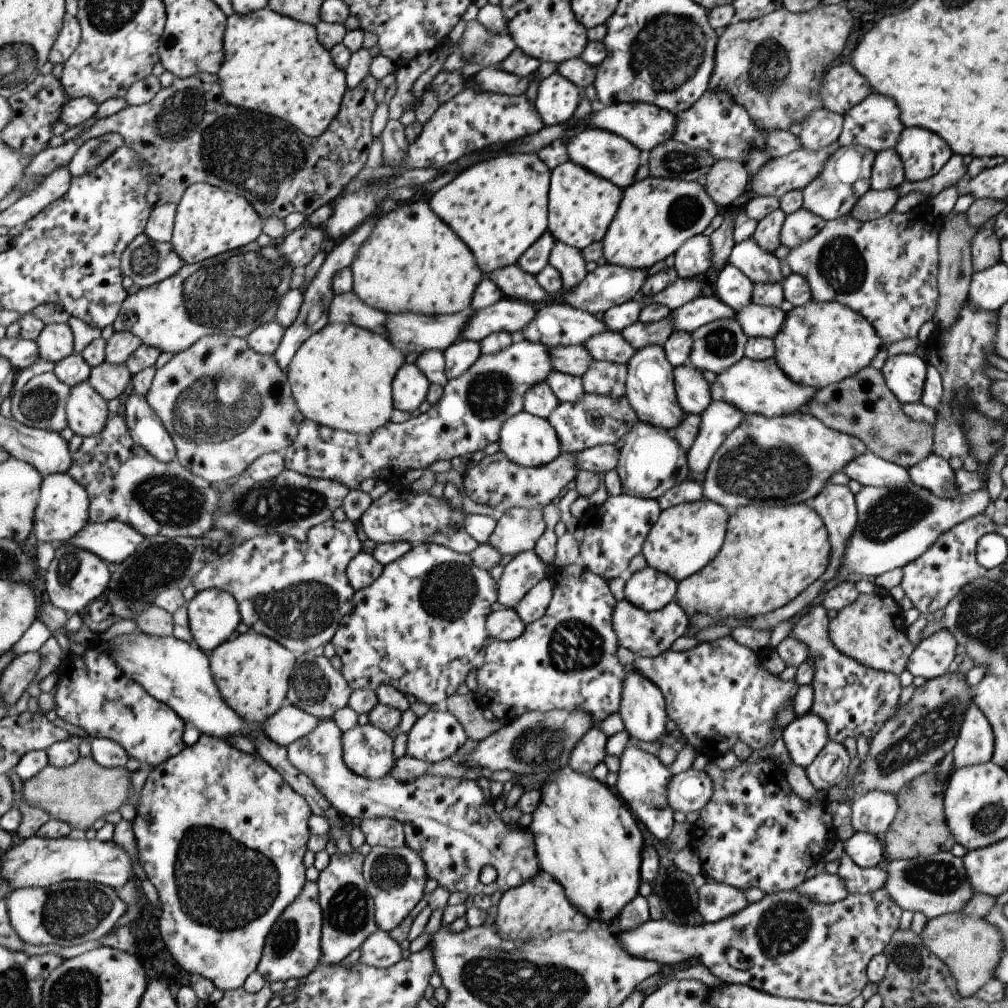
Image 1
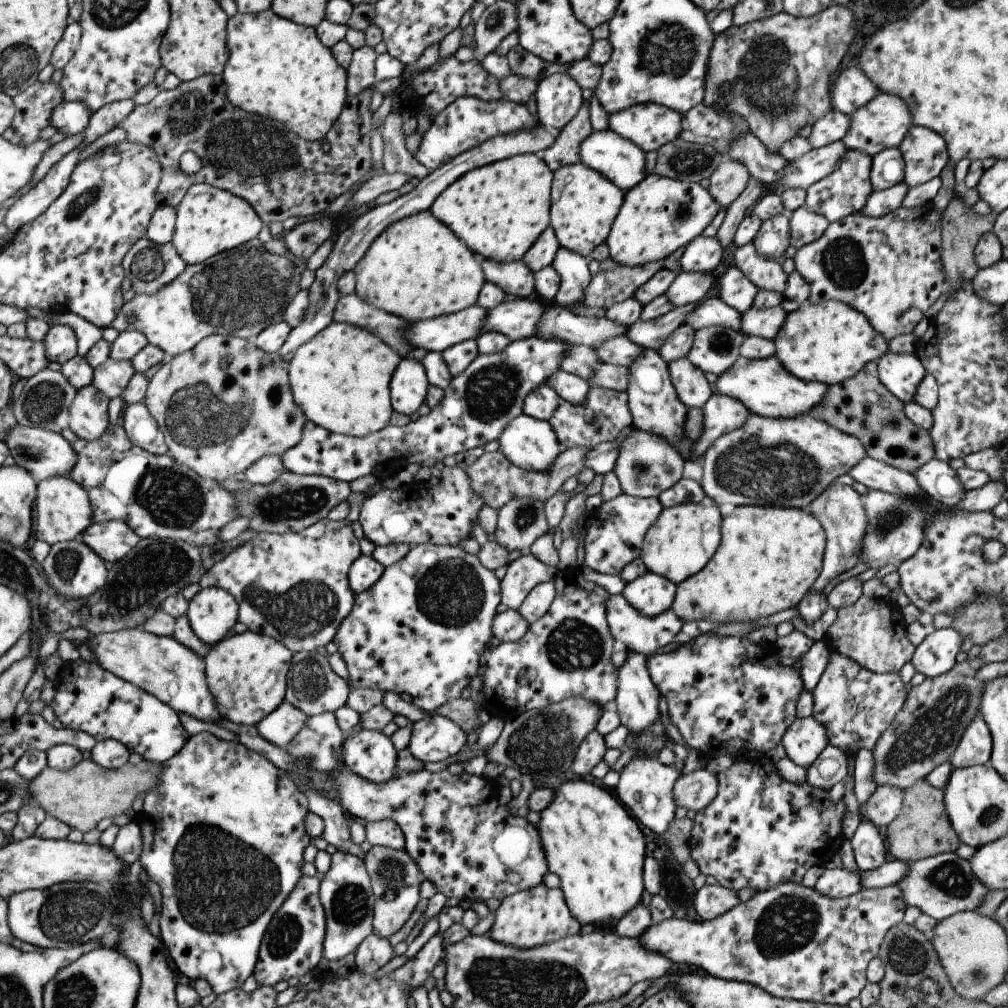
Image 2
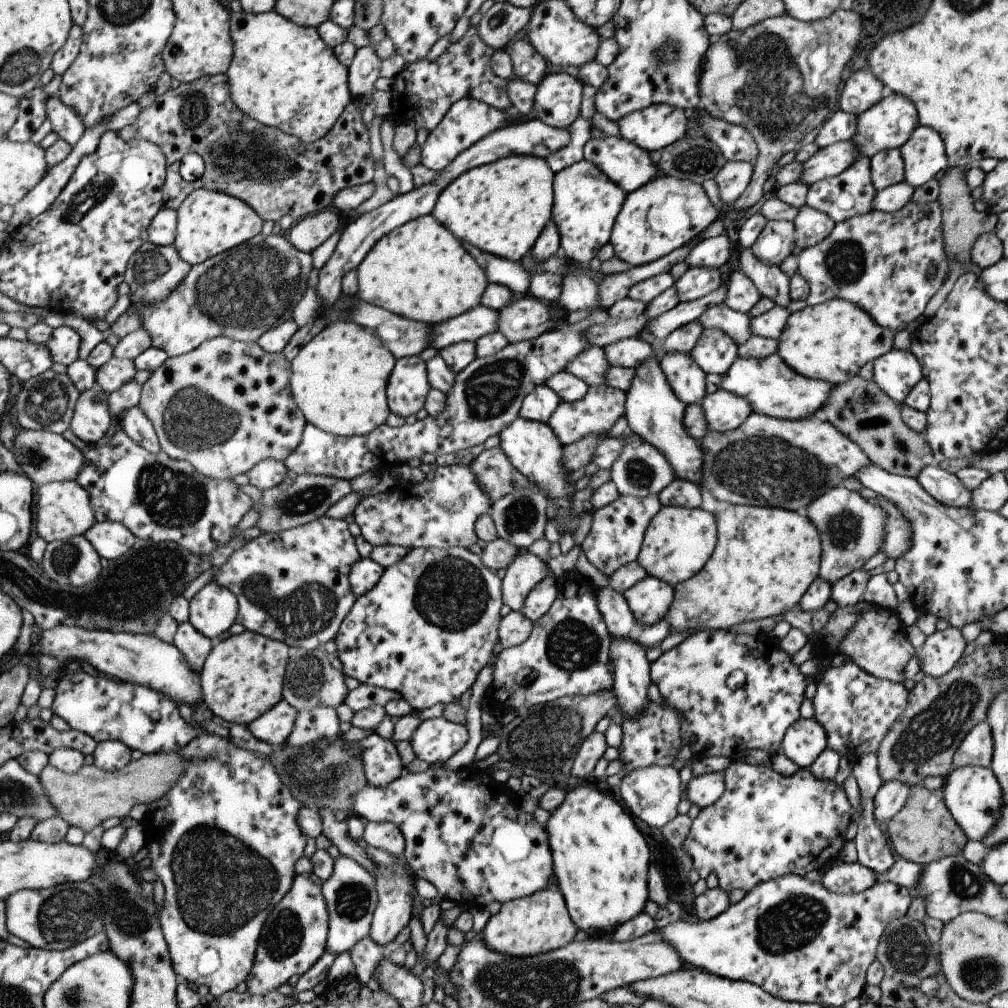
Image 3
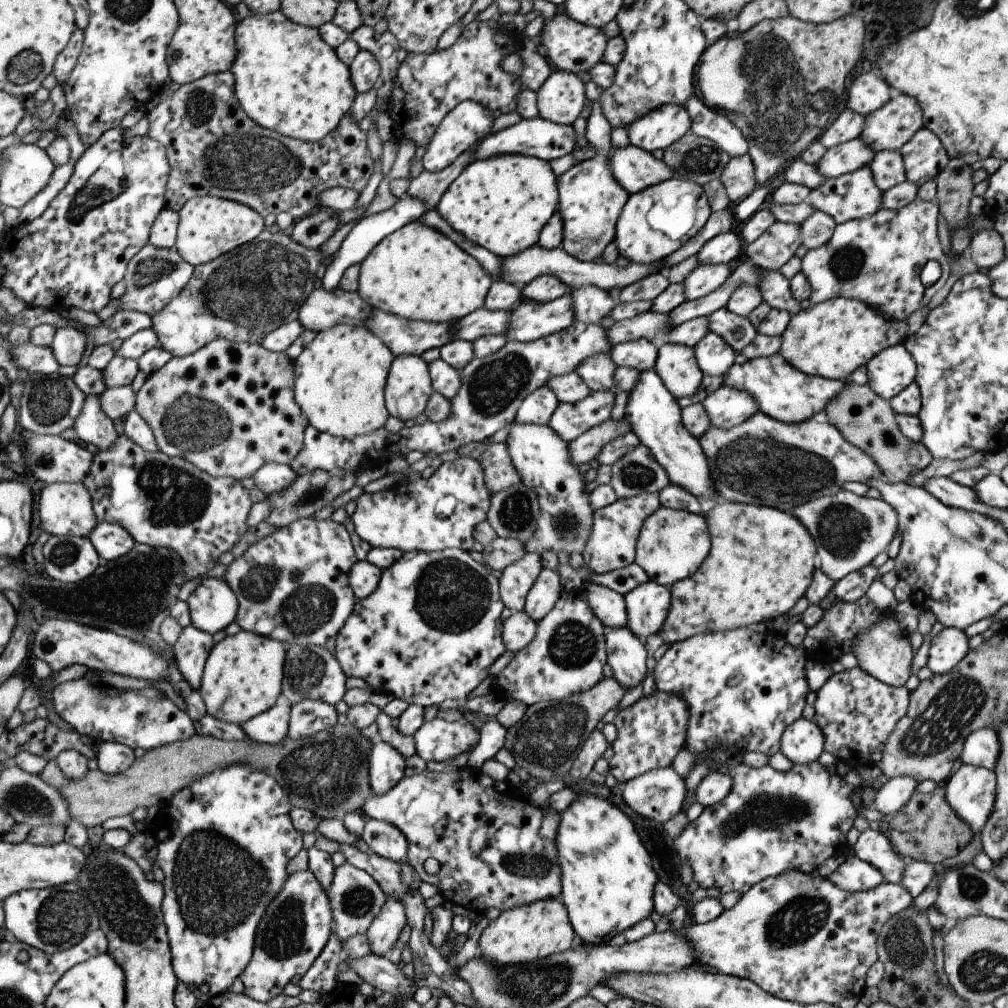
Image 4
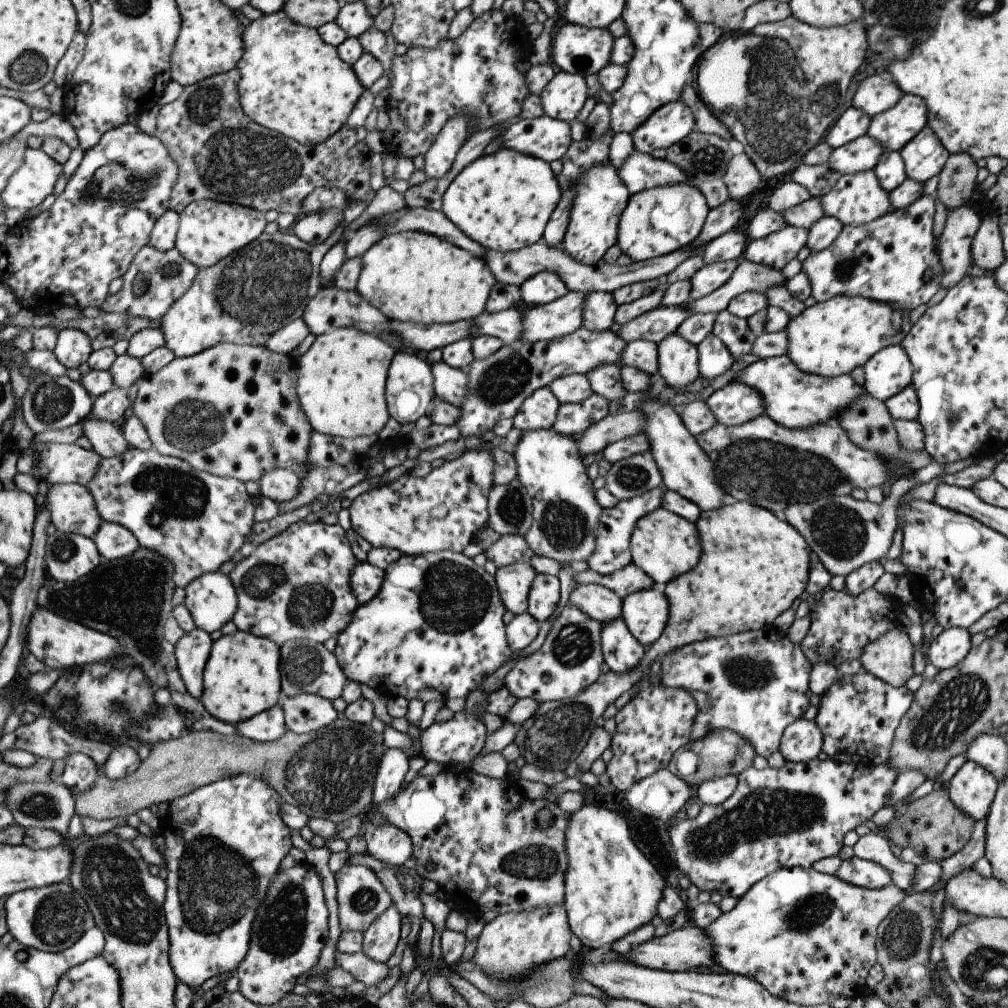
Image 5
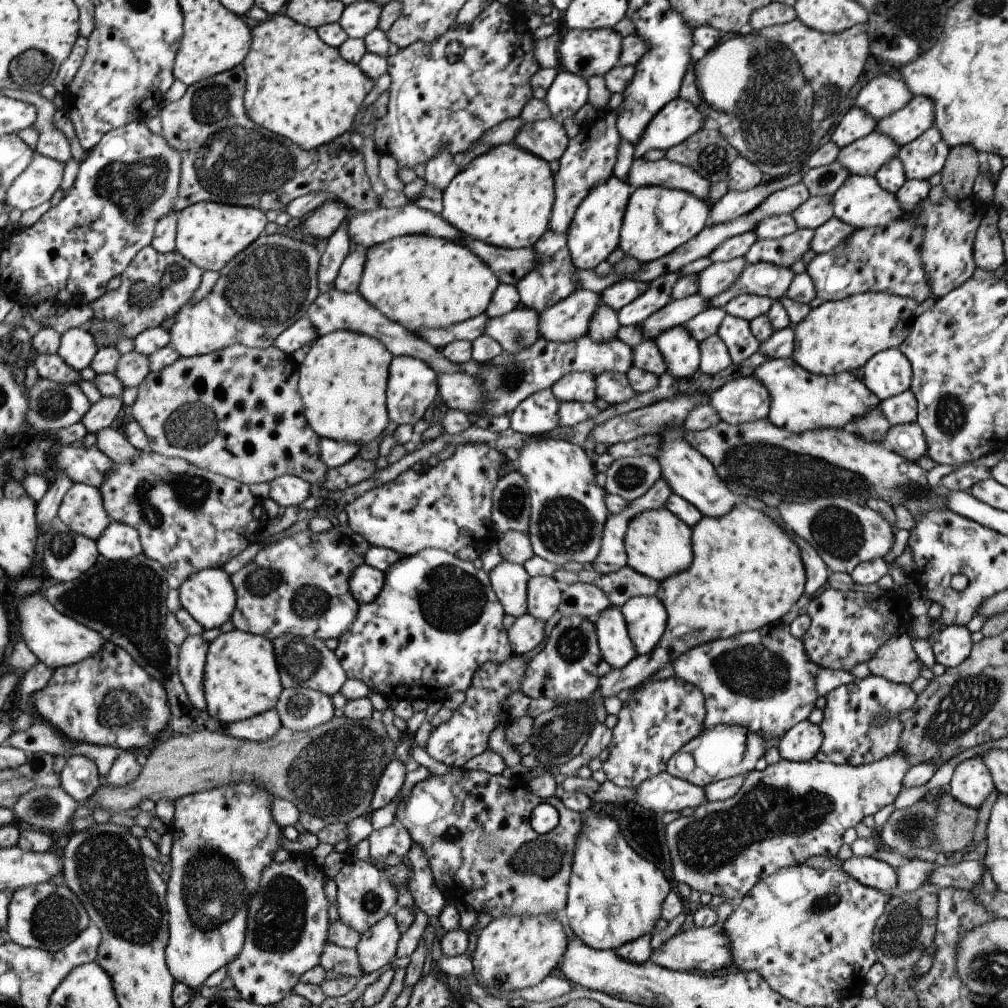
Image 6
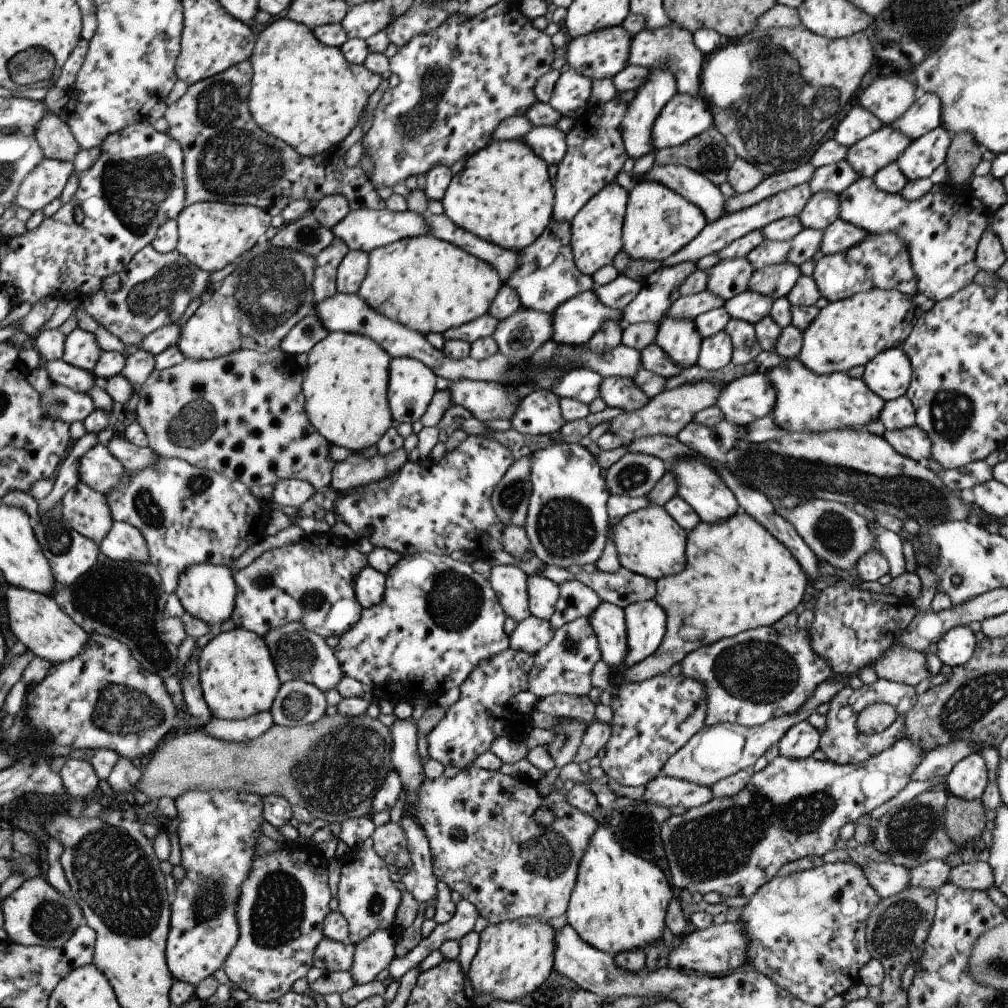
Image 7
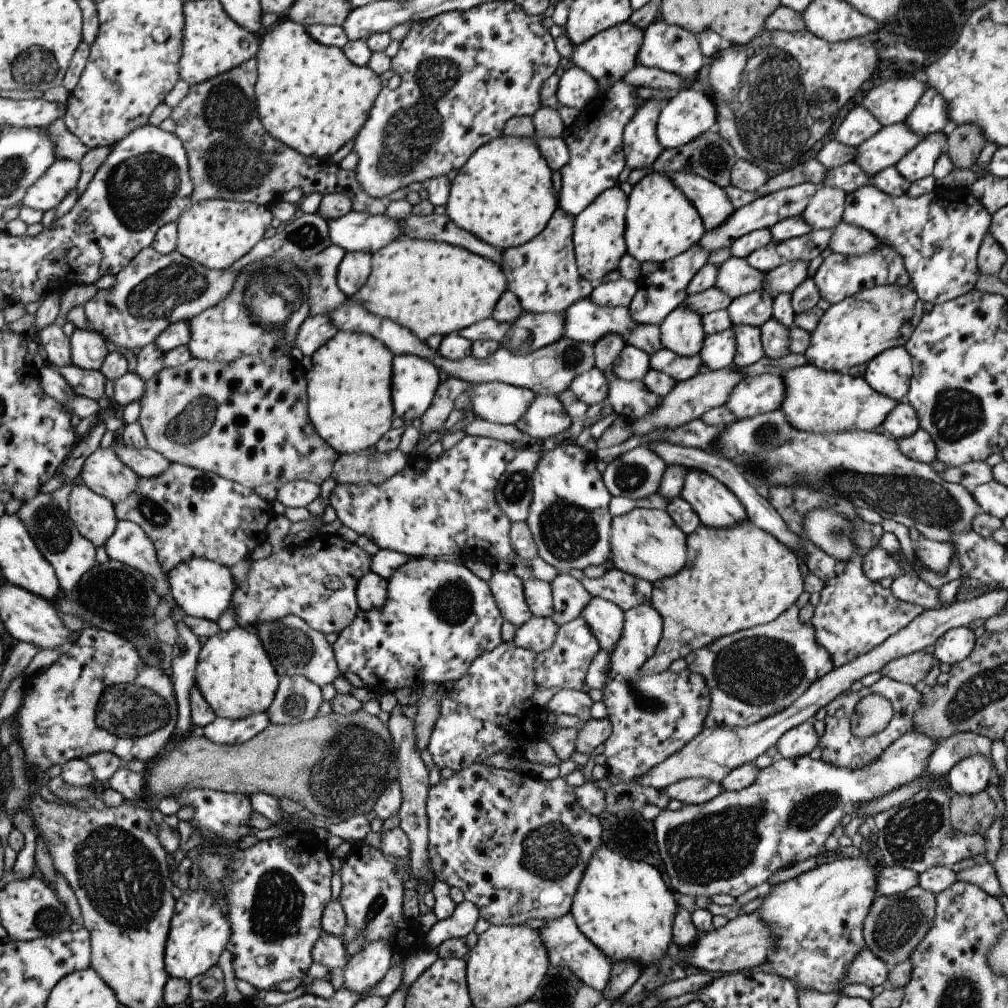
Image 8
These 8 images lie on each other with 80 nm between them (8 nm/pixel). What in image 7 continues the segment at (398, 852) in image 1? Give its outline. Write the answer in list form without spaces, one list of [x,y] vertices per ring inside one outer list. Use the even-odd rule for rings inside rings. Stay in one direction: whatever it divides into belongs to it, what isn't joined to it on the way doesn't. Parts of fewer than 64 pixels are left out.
[[[389,929],[374,930],[354,944],[354,955],[348,972],[355,985],[371,982],[383,968],[391,966],[395,939]]]

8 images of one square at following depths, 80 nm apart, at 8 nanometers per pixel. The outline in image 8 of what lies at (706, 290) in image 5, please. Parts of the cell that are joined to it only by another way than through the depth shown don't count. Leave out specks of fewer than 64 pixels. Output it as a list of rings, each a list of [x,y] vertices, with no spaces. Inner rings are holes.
[[[729,257],[718,266],[713,287],[734,299],[753,291],[761,291],[765,286],[761,271],[751,268],[744,258]]]

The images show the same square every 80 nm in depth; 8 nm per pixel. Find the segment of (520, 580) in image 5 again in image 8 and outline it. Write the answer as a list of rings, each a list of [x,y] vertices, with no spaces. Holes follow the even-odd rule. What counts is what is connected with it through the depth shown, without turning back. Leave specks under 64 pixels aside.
[[[510,570],[495,572],[487,581],[487,586],[502,620],[518,627],[532,617],[524,599],[522,582]]]

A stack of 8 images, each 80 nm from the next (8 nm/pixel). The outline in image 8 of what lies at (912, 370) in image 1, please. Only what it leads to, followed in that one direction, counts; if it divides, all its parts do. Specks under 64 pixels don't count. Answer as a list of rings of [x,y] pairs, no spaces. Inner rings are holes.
[[[904,346],[888,348],[865,366],[863,378],[879,394],[895,401],[904,399],[912,375],[912,362]]]

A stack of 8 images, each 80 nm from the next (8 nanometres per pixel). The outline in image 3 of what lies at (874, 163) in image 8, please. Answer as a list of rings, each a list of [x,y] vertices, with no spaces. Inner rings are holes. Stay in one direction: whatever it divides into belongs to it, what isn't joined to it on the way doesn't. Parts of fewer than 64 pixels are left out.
[[[851,139],[820,148],[802,164],[804,168],[798,182],[810,186],[819,179],[836,177],[858,156],[861,155]]]

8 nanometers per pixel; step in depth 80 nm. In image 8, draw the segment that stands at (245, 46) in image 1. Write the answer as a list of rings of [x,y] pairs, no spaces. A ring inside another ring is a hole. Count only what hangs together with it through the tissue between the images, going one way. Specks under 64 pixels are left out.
[[[287,18],[275,24],[271,32],[267,32],[261,38],[255,58],[254,97],[261,126],[275,140],[304,157],[331,157],[343,144],[353,140],[366,121],[375,97],[382,89],[379,75],[369,67],[351,64],[339,47],[328,47],[315,42],[306,33],[303,25],[291,22]]]

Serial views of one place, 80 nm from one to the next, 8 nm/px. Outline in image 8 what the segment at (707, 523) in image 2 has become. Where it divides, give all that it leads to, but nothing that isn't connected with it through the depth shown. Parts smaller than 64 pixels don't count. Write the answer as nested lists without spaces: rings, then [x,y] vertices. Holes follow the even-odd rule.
[[[632,508],[610,520],[609,558],[613,569],[654,583],[682,569],[685,557],[686,536],[664,510]]]

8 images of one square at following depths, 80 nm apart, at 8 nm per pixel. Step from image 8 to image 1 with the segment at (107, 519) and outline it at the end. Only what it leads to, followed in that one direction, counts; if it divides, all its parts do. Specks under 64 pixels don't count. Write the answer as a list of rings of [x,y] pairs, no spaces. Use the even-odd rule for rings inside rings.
[[[53,473],[43,477],[34,516],[34,535],[38,542],[53,545],[67,543],[88,523],[88,496],[78,481],[67,473]]]

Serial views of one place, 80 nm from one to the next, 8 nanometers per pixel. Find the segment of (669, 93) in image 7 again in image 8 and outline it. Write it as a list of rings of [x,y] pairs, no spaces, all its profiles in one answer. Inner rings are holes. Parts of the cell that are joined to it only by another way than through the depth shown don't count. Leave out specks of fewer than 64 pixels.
[[[645,99],[636,108],[622,132],[624,165],[629,170],[643,168],[649,171],[659,153],[664,149],[656,137],[656,120],[664,101]]]

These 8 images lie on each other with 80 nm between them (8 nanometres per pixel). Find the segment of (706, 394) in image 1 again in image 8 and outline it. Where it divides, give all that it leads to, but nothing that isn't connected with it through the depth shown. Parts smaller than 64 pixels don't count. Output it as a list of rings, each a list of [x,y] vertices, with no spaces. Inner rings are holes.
[[[678,304],[658,326],[663,349],[682,357],[692,357],[701,350],[704,336],[702,315]]]

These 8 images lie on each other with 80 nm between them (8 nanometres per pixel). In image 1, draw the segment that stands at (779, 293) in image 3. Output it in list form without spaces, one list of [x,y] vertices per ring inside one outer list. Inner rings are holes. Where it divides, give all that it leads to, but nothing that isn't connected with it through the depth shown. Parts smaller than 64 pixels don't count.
[[[752,238],[734,243],[727,264],[740,270],[752,283],[779,283],[783,280],[779,260],[759,248]]]

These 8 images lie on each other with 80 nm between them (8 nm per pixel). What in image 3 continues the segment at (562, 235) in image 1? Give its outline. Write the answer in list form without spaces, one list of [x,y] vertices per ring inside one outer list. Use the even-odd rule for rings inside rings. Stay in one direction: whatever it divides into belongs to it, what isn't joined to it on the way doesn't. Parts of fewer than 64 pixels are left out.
[[[583,158],[554,174],[550,218],[554,220],[559,233],[560,253],[581,266],[587,266],[598,250],[608,243],[625,195],[622,188]]]

